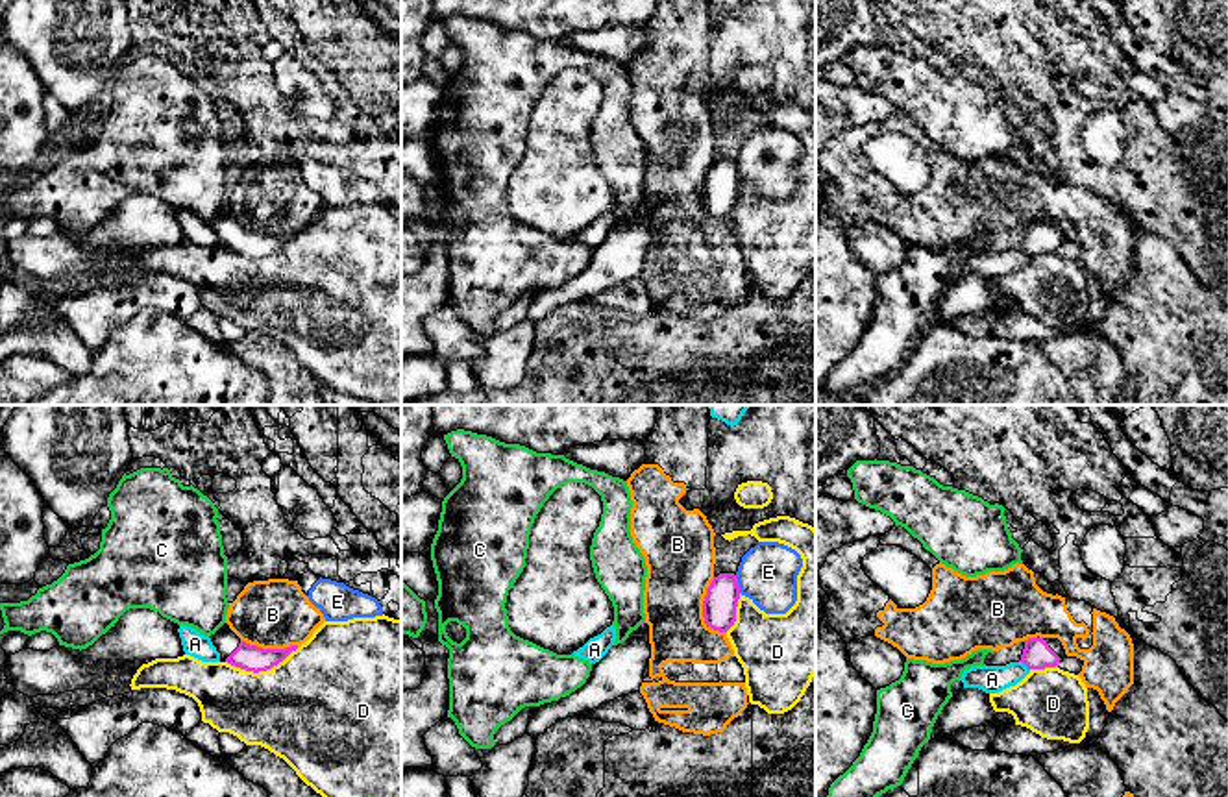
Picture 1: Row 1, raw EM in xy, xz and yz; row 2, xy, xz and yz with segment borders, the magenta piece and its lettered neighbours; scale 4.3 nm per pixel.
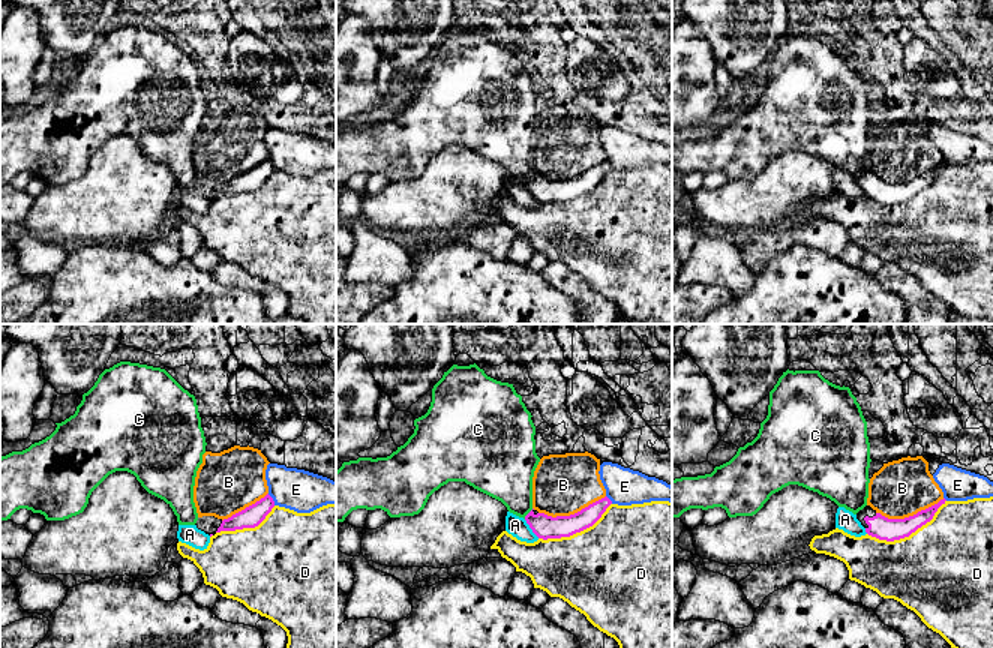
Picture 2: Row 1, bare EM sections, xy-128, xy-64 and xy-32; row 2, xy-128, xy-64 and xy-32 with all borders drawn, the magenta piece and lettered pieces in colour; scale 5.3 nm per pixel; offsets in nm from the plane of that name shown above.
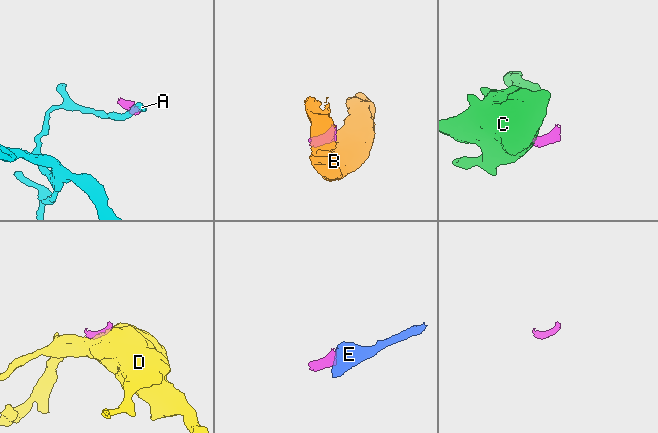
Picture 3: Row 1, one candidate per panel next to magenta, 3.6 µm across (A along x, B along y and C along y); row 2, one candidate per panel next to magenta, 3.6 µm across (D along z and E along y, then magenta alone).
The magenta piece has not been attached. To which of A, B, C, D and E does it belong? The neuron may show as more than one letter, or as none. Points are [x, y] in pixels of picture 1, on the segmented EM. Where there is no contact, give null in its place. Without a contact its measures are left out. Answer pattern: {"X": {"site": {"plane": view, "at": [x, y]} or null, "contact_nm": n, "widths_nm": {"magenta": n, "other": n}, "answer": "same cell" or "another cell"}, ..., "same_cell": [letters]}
{"A": {"site": {"plane": "yz", "at": [1025, 664]}, "contact_nm": 60, "widths_nm": {"magenta": 130, "other": 130}, "answer": "another cell"}, "B": {"site": {"plane": "xz", "at": [703, 611]}, "contact_nm": 260, "widths_nm": {"magenta": 150, "other": 300}, "answer": "another cell"}, "C": {"site": null, "answer": "another cell"}, "D": {"site": {"plane": "xy", "at": [261, 670]}, "contact_nm": 320, "widths_nm": {"magenta": 110, "other": 460}, "answer": "another cell"}, "E": {"site": {"plane": "xz", "at": [736, 585]}, "contact_nm": 80, "widths_nm": {"magenta": 150, "other": 260}, "answer": "another cell"}, "same_cell": []}

